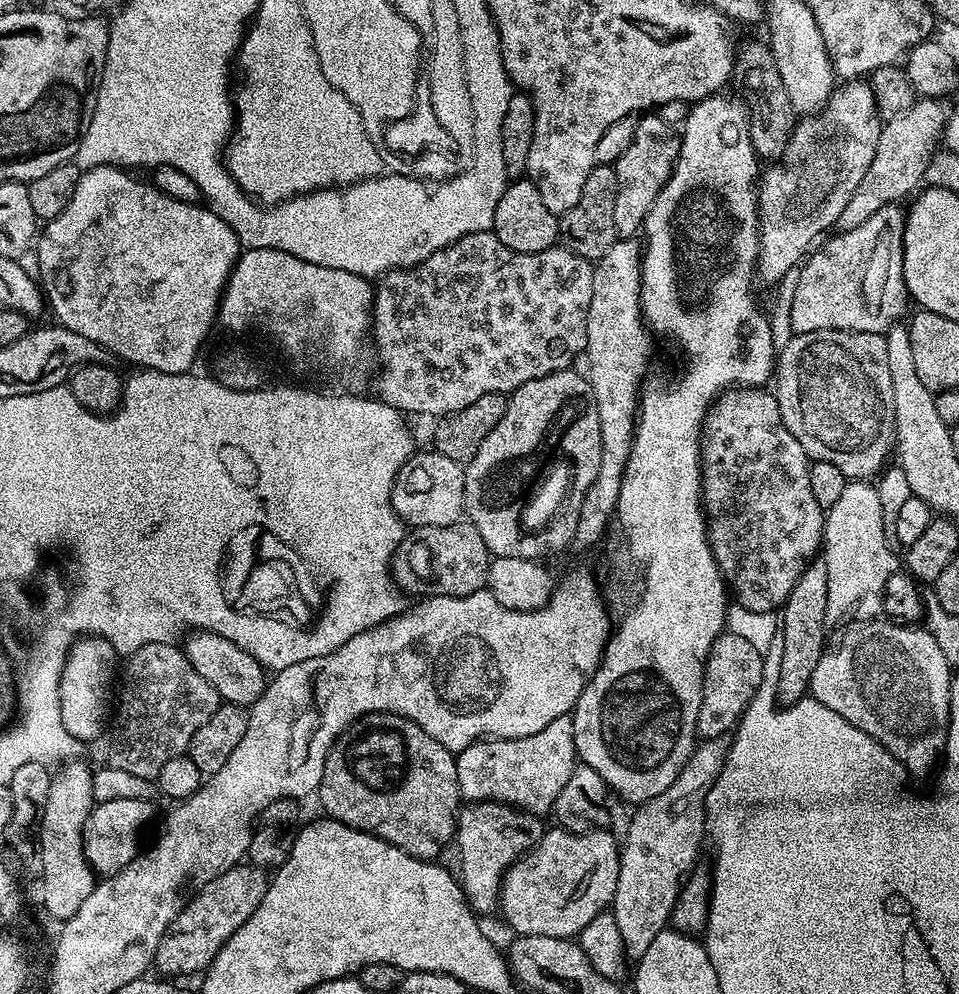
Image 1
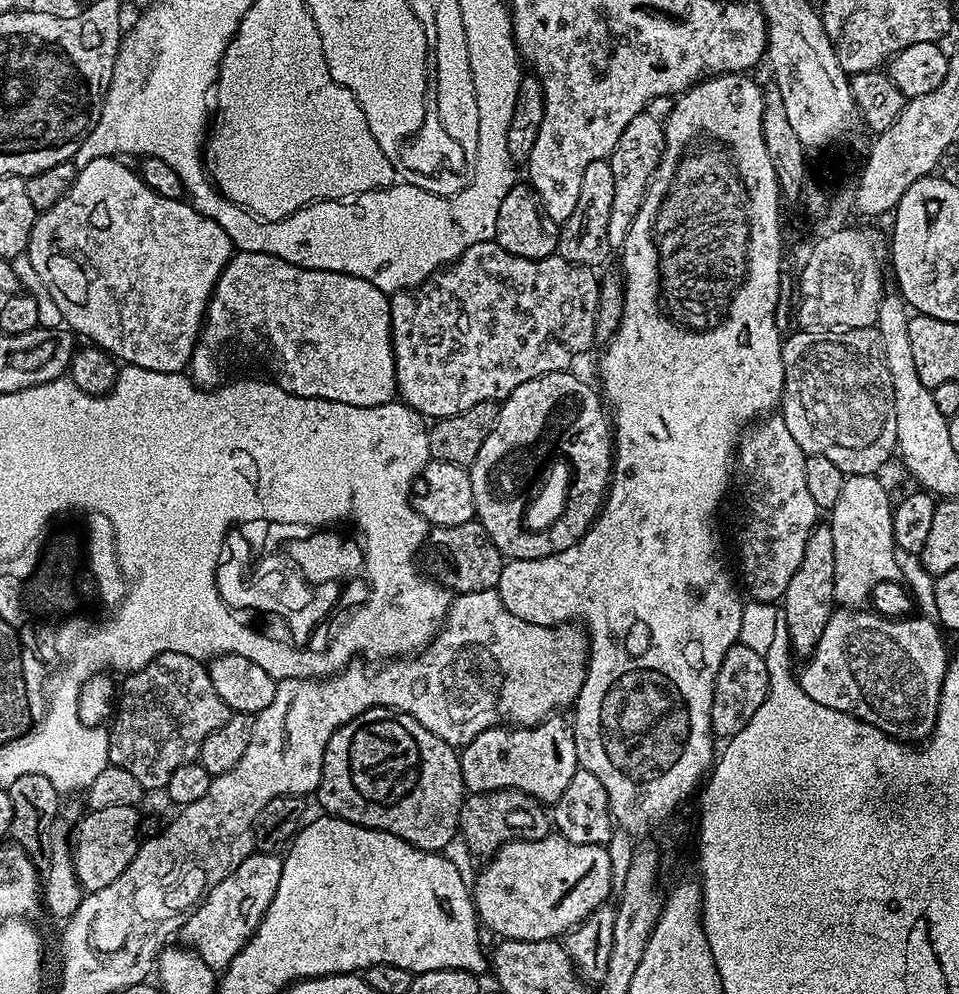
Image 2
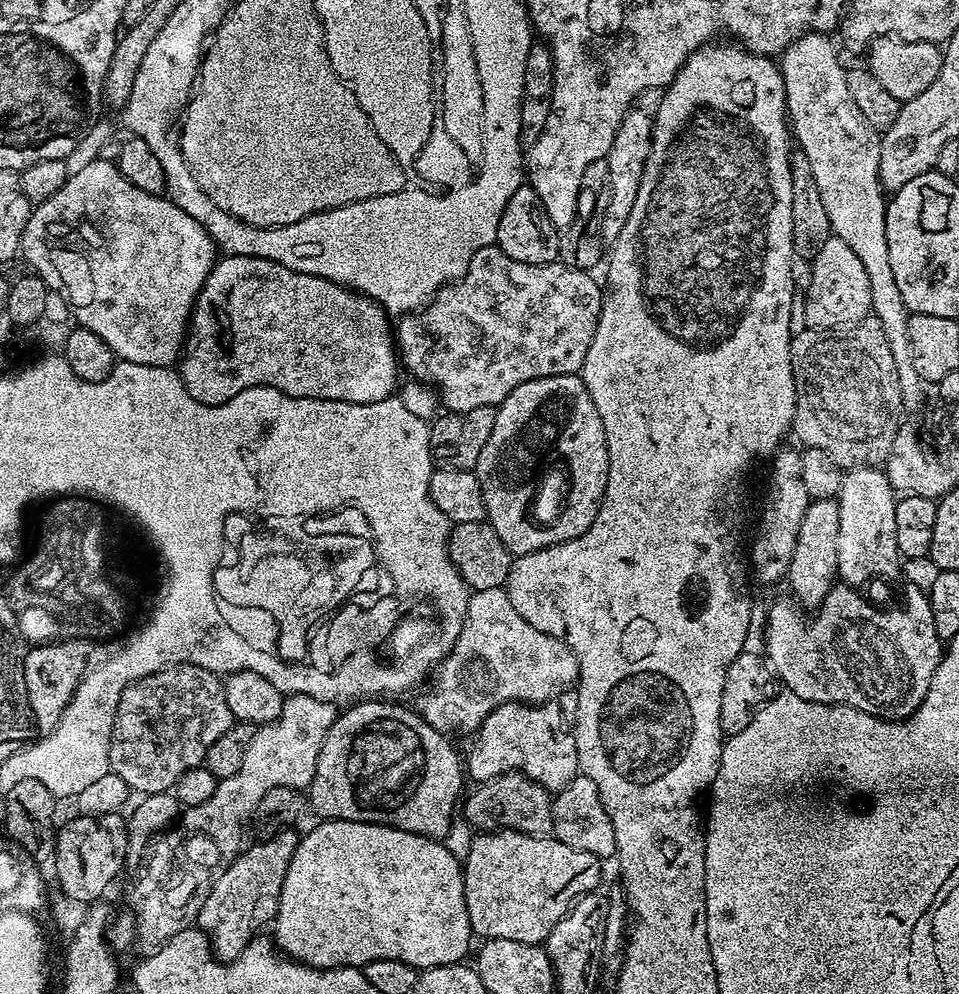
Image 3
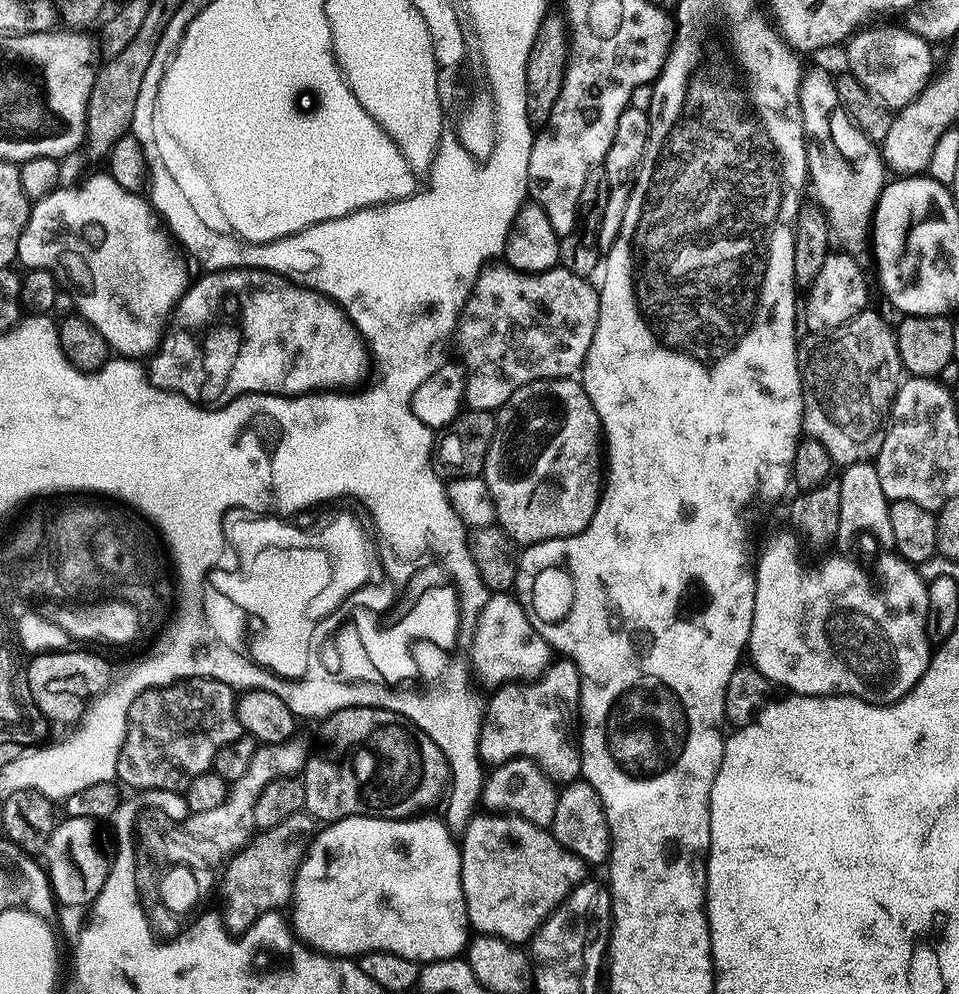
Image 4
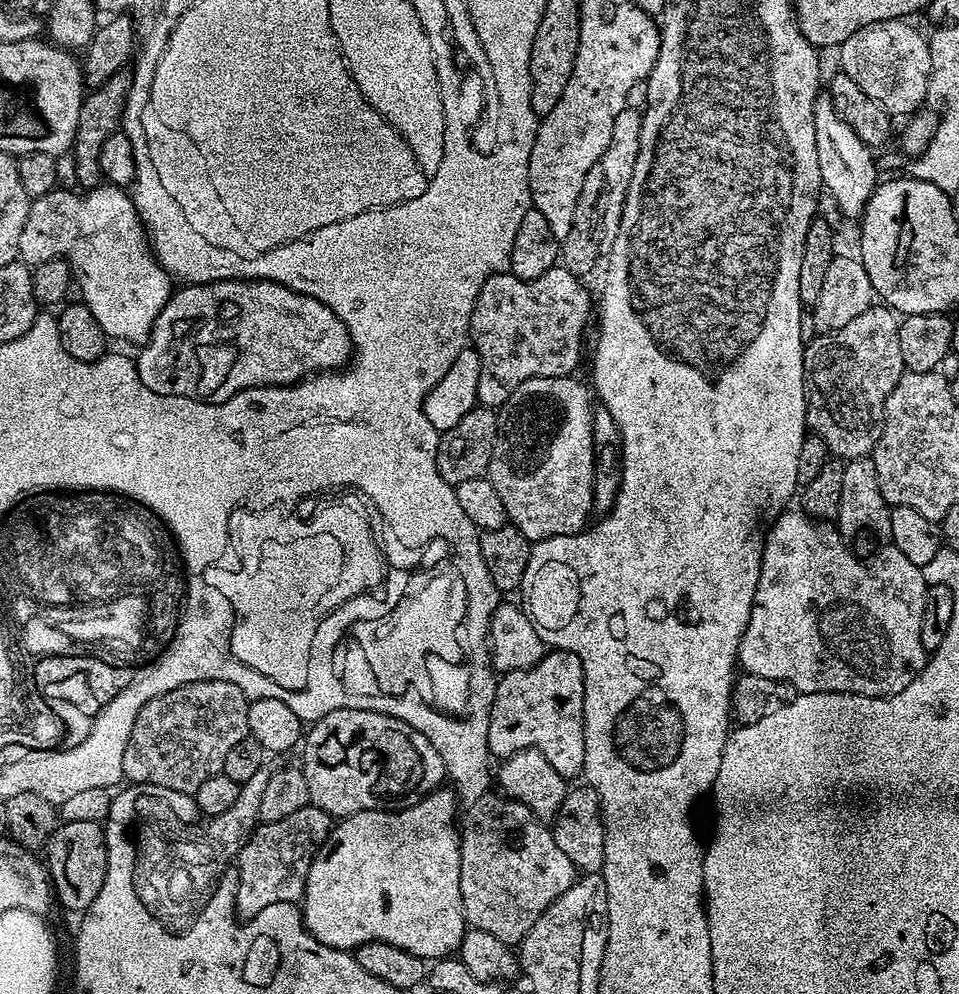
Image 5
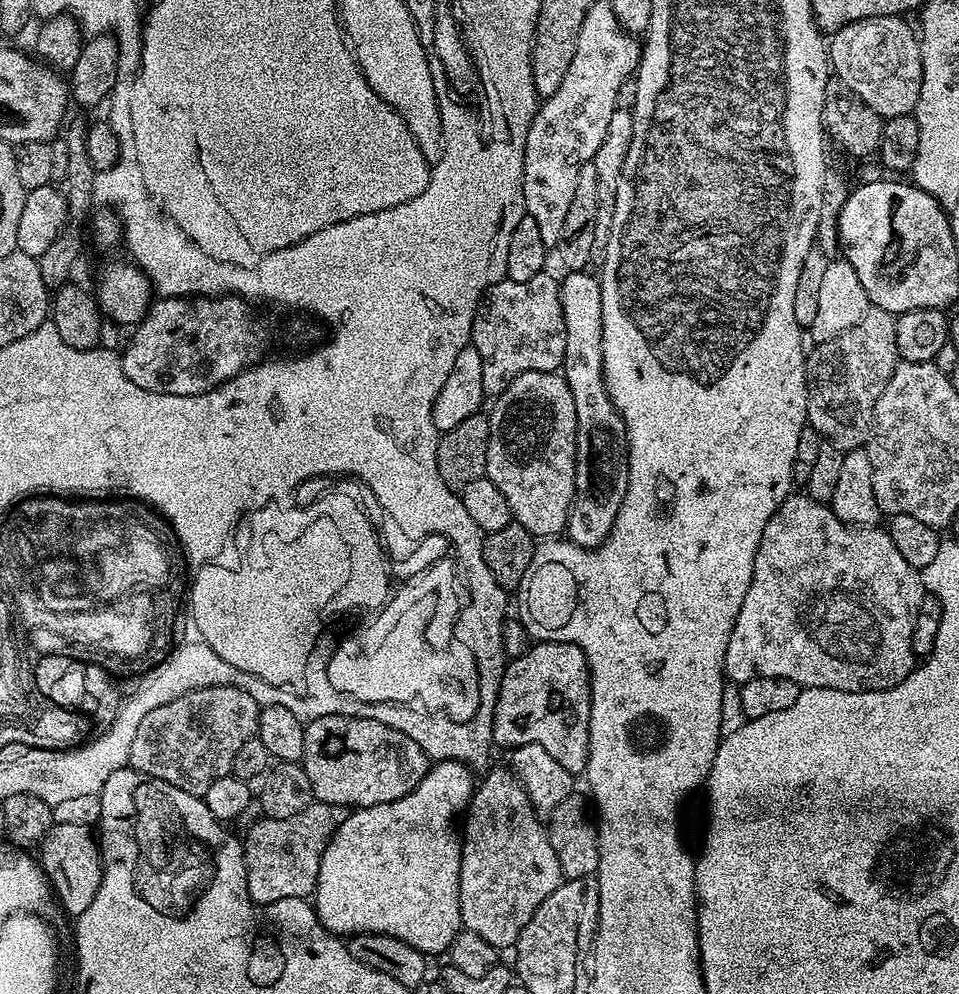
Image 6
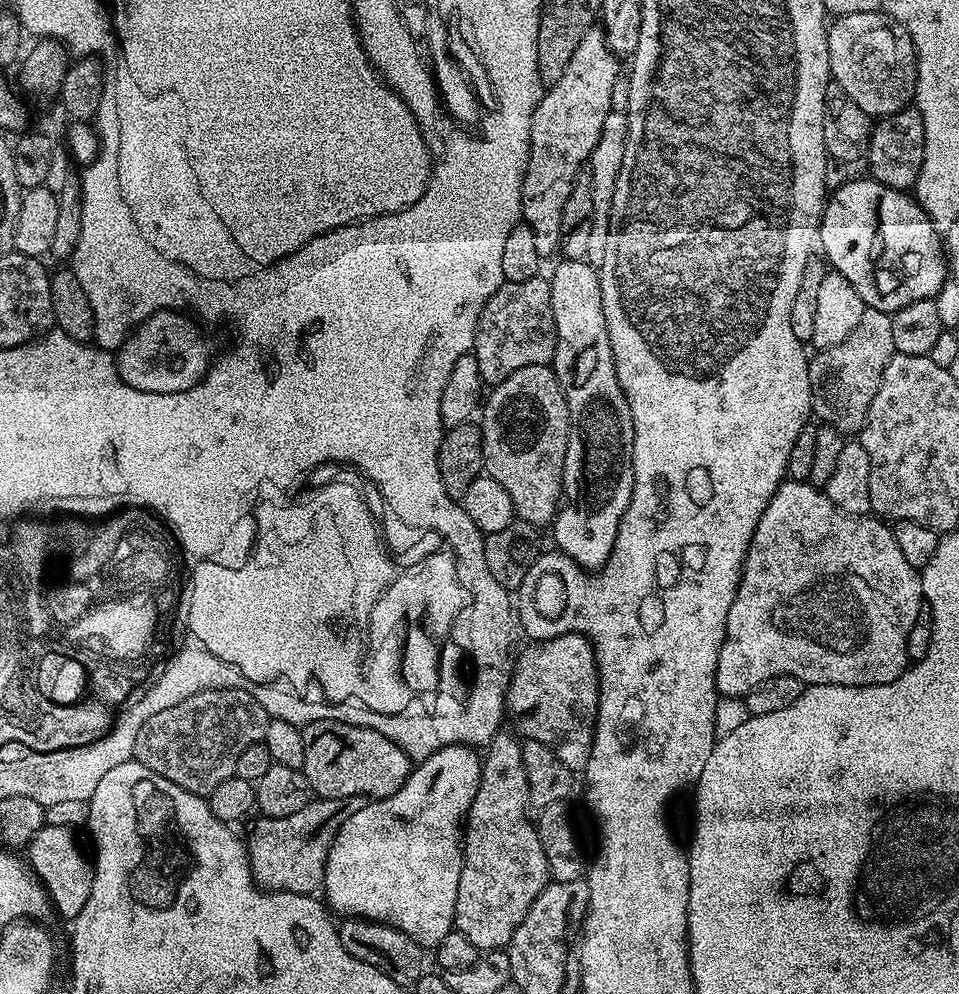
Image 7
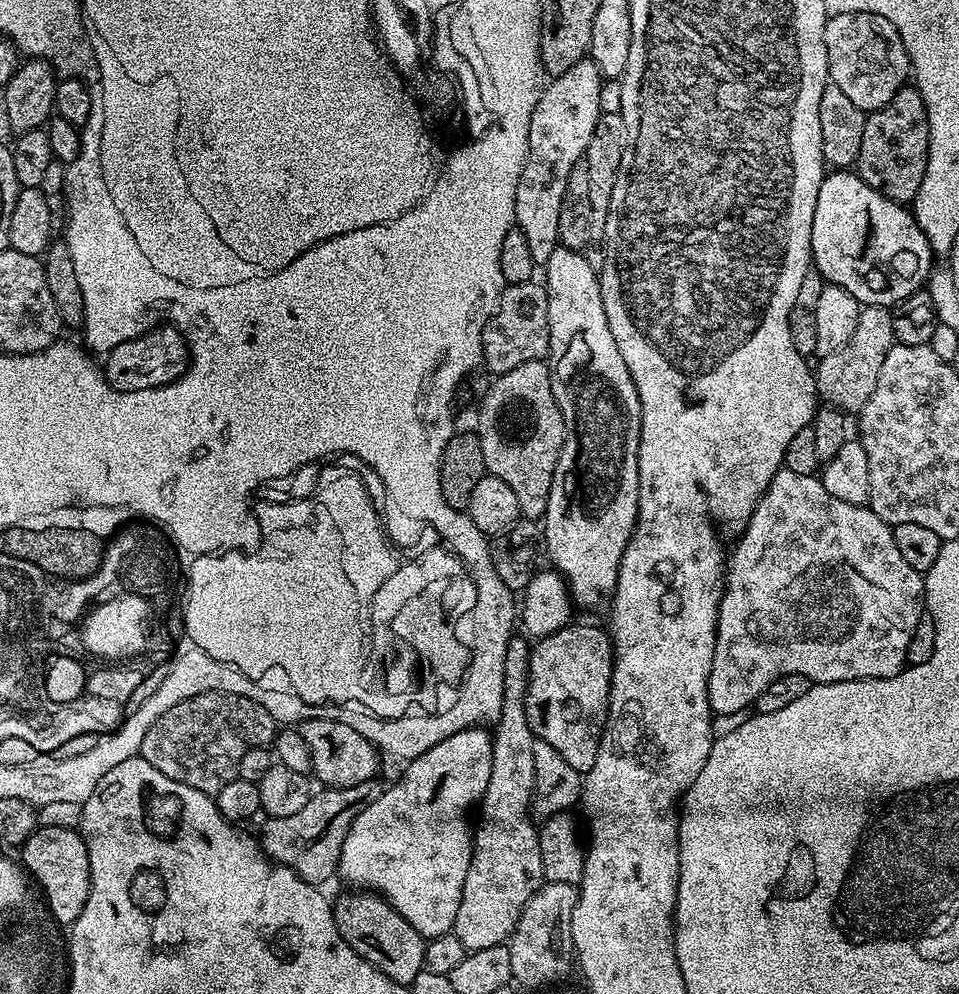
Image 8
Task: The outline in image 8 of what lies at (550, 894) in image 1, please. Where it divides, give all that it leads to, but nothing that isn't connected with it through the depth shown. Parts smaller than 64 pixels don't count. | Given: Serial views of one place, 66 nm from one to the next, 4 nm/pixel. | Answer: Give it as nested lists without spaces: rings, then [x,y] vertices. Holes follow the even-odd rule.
[[[513,634],[508,639],[506,658],[502,662],[504,679],[502,710],[490,732],[492,737],[490,782],[486,782],[486,794],[478,805],[480,821],[477,824],[475,821],[474,824],[470,870],[466,870],[466,882],[462,886],[462,902],[458,902],[458,918],[454,918],[452,927],[458,942],[462,942],[462,946],[468,952],[486,950],[486,946],[505,943],[518,926],[518,918],[522,918],[522,910],[526,902],[530,902],[530,898],[545,883],[540,853],[540,834],[530,815],[534,790],[534,737],[526,718],[526,690],[530,678],[531,653],[532,644],[523,635]]]

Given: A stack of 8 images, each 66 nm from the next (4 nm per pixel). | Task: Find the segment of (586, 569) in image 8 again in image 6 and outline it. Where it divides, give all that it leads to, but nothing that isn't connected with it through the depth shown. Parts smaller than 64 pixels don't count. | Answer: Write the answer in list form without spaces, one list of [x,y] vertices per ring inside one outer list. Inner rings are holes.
[[[591,271],[568,272],[565,280],[559,281],[560,301],[562,302],[562,314],[564,315],[564,325],[566,326],[566,354],[564,355],[564,367],[562,375],[564,381],[570,386],[570,394],[574,394],[574,412],[578,414],[578,426],[576,427],[576,497],[572,500],[572,511],[568,513],[568,527],[566,529],[567,539],[574,544],[581,544],[584,548],[596,548],[604,543],[604,539],[610,534],[614,526],[614,518],[618,518],[618,510],[626,498],[628,489],[628,427],[624,424],[624,419],[618,414],[610,394],[606,390],[604,381],[604,367],[602,366],[602,294],[600,293],[600,281],[595,275],[591,276]]]

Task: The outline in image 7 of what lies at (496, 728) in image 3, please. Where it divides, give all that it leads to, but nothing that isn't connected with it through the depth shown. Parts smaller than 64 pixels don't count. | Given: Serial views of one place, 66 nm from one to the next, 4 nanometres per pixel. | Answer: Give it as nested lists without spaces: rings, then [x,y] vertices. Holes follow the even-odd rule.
[[[575,632],[574,634],[562,634],[554,638],[546,638],[545,640],[532,640],[520,652],[520,657],[515,657],[514,663],[510,668],[508,677],[508,695],[506,697],[506,712],[513,720],[515,731],[519,733],[524,740],[533,740],[534,742],[542,742],[542,746],[546,746],[550,750],[554,750],[554,754],[558,754],[565,766],[574,774],[583,773],[588,767],[590,758],[592,757],[592,739],[596,733],[596,715],[598,714],[598,702],[600,701],[600,675],[596,669],[596,651],[592,648],[592,643],[587,640],[582,634]]]

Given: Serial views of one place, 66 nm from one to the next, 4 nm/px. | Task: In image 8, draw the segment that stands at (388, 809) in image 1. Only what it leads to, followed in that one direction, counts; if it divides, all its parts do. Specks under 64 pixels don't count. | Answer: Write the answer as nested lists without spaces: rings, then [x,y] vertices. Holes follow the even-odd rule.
[[[310,718],[300,721],[298,731],[309,748],[310,762],[312,763],[311,775],[317,781],[320,779],[321,785],[329,788],[349,788],[350,786],[358,786],[360,782],[377,779],[378,773],[376,771],[380,768],[381,753],[370,741],[362,738],[362,734],[358,734],[358,730],[346,726],[346,722],[334,722],[330,718]]]

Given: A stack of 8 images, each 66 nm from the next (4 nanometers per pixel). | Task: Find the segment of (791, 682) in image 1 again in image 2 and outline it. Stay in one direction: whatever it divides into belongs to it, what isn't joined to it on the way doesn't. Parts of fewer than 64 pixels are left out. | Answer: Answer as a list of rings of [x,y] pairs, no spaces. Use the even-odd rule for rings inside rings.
[[[820,522],[810,538],[806,538],[806,554],[802,554],[802,562],[794,578],[790,578],[790,586],[786,586],[782,601],[782,628],[785,633],[788,631],[788,644],[800,658],[811,656],[818,646],[818,638],[822,638],[822,630],[826,630],[826,622],[832,617],[835,604],[834,534],[831,523]]]

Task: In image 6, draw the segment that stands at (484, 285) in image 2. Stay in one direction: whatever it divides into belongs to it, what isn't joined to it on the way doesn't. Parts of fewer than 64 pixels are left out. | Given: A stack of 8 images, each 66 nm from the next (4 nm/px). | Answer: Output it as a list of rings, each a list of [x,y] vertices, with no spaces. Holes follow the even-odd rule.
[[[541,274],[532,278],[532,286],[507,278],[499,280],[493,288],[484,293],[483,300],[477,306],[470,344],[478,350],[483,360],[482,386],[485,397],[495,398],[502,395],[516,376],[527,372],[560,372],[563,369],[566,326],[560,301],[560,285],[557,277],[548,275]]]

